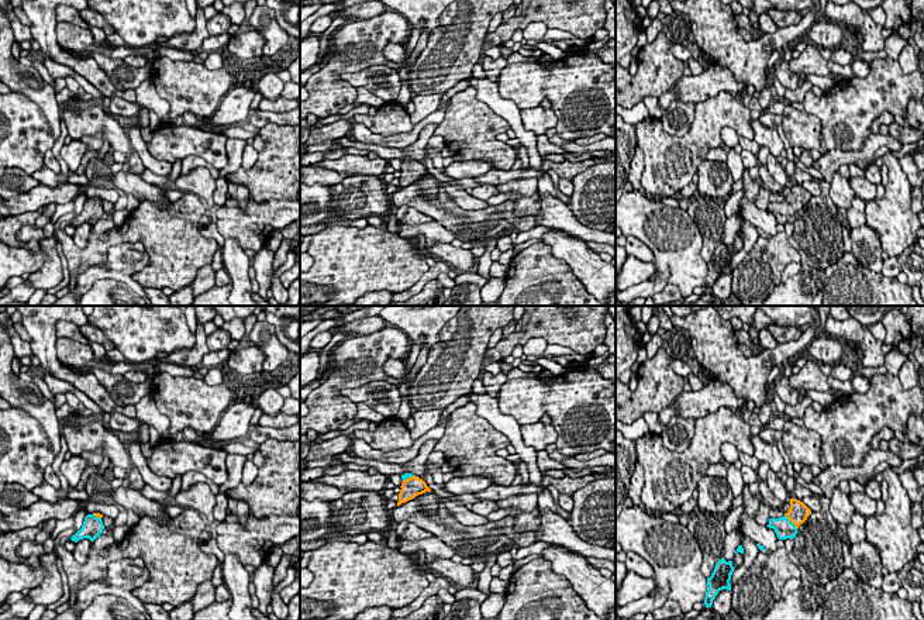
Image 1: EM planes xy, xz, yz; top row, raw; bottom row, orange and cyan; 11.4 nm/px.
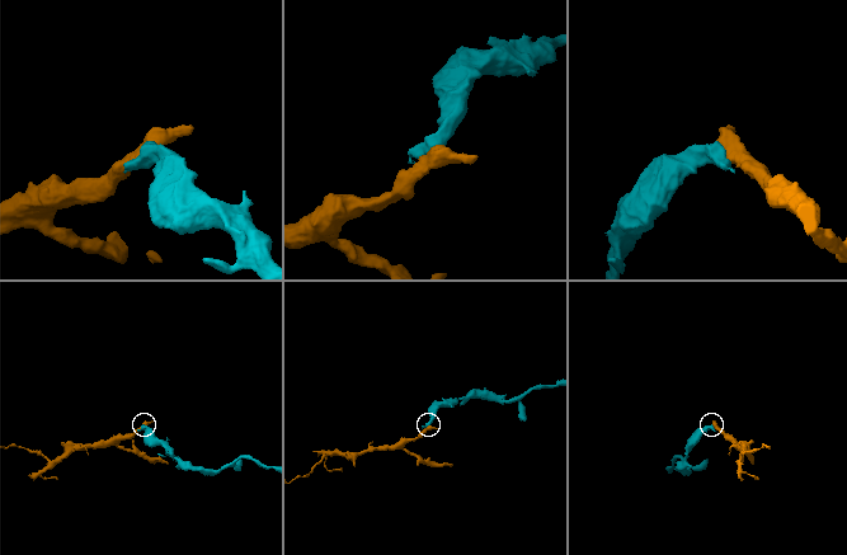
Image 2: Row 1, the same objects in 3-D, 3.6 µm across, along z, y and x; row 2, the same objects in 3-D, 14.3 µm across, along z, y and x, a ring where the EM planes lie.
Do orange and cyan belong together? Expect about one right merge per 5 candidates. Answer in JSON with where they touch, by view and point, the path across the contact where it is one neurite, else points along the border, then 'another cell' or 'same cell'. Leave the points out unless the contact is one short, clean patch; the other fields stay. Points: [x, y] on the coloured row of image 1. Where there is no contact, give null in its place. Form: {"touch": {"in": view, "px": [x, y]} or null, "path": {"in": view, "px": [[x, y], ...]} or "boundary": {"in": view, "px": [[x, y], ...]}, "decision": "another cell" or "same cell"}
{"touch": {"in": "yz", "px": [790, 520]}, "path": {"in": "yz", "px": [[797, 513], [790, 520], [783, 527]]}, "decision": "same cell"}

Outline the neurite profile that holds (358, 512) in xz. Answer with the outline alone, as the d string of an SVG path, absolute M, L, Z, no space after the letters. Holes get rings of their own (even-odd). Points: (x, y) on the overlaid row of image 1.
M352 490L331 502L331 531L349 538L369 531L382 531L390 526L383 496L379 492Z

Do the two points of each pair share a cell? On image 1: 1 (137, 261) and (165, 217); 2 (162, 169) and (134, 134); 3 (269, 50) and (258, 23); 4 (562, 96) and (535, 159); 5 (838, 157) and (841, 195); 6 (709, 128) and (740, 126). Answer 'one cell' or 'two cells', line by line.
1: two cells
2: one cell
3: one cell
4: two cells
5: two cells
6: one cell

